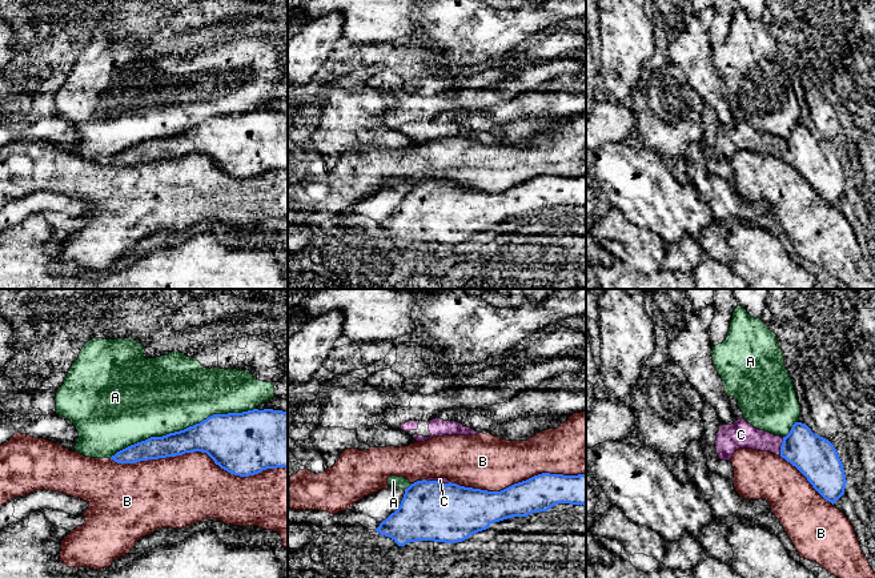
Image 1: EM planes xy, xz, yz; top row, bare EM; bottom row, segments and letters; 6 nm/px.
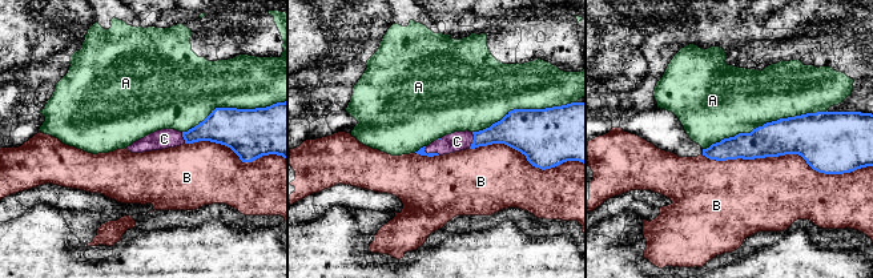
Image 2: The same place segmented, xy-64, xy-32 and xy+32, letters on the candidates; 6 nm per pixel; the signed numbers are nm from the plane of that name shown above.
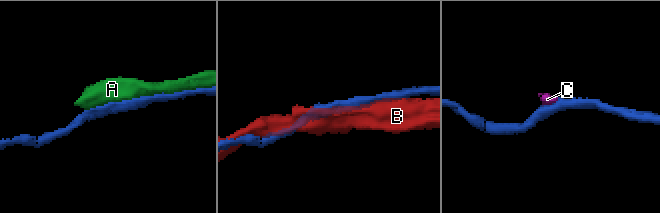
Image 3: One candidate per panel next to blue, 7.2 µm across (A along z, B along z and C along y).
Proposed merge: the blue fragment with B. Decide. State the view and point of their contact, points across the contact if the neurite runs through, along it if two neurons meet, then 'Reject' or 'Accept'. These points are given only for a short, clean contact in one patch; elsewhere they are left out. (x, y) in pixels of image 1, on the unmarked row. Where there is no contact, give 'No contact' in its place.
Touches blue at xy (199, 152). Reject

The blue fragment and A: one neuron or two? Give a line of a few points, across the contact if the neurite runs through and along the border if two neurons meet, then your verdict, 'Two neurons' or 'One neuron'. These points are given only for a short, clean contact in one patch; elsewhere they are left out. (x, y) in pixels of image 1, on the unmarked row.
Two neurons

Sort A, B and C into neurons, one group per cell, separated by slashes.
A / B / C

